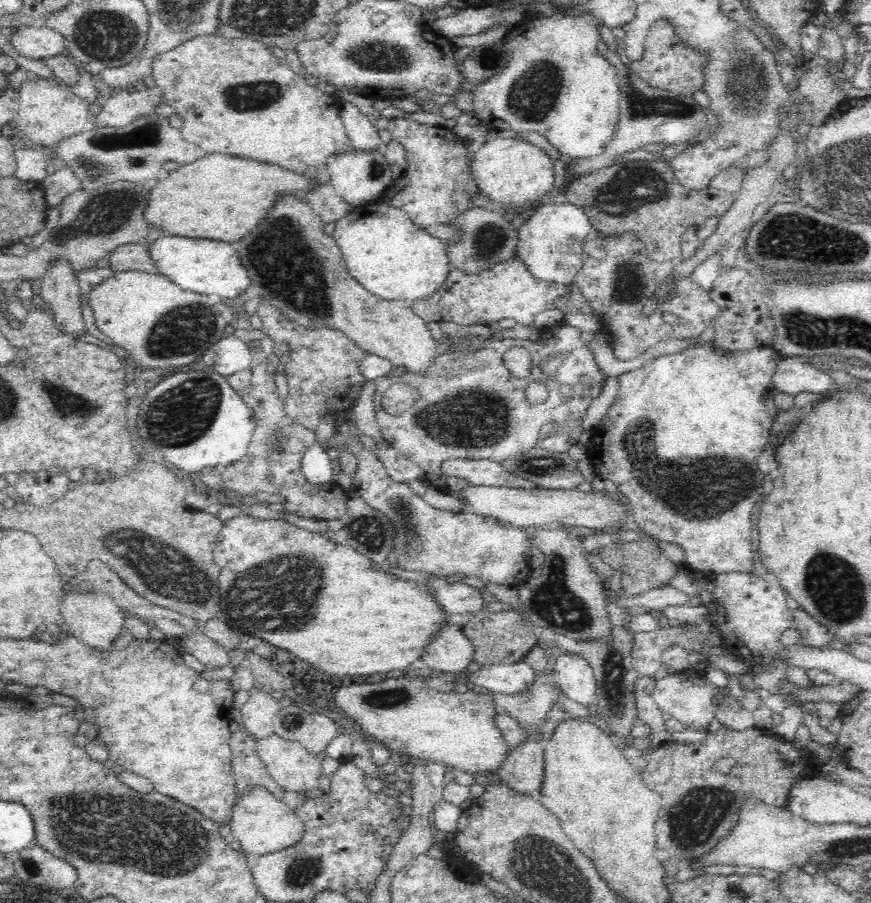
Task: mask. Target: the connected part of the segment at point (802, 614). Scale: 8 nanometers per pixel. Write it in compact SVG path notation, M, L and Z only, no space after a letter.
M785 593L785 597L796 621L796 627L801 634L802 645L819 649L834 644L834 638L832 634L828 633L826 627L812 619L788 593Z

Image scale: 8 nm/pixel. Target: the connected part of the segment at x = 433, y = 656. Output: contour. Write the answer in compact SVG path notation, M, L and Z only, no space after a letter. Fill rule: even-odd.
M448 623L426 647L423 660L429 669L451 675L466 672L466 666L475 660L476 649L463 633L459 623Z

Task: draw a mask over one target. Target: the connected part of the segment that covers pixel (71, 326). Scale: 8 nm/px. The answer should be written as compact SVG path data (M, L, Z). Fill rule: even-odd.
M54 259L40 281L43 305L47 305L55 326L78 340L87 331L80 308L78 277L66 259Z

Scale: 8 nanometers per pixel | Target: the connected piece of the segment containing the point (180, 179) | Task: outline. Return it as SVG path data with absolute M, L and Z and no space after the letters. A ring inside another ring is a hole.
M208 153L168 172L168 178L150 190L144 219L152 230L160 228L175 237L222 240L234 244L250 234L250 230L270 214L280 192L298 194L304 199L310 193L310 183L306 177L282 170L280 166Z

